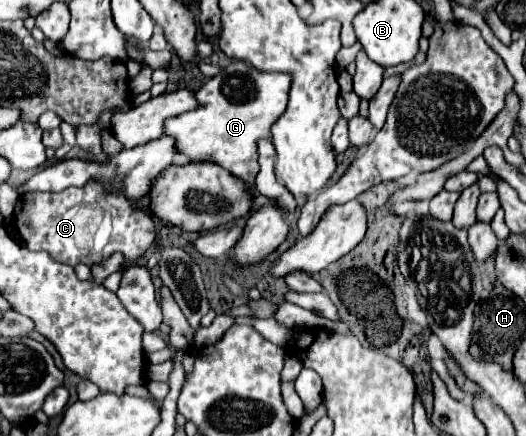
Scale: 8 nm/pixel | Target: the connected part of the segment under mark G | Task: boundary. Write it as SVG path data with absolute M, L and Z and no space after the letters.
M234 61L220 71L220 75L212 77L200 91L196 91L196 99L202 103L198 111L188 111L180 117L172 117L166 121L166 135L176 139L178 151L186 153L192 161L212 161L240 177L252 187L252 177L258 173L256 169L256 145L260 139L270 137L270 127L284 113L288 103L288 89L292 87L292 77L288 73L260 73L252 69L246 61Z

